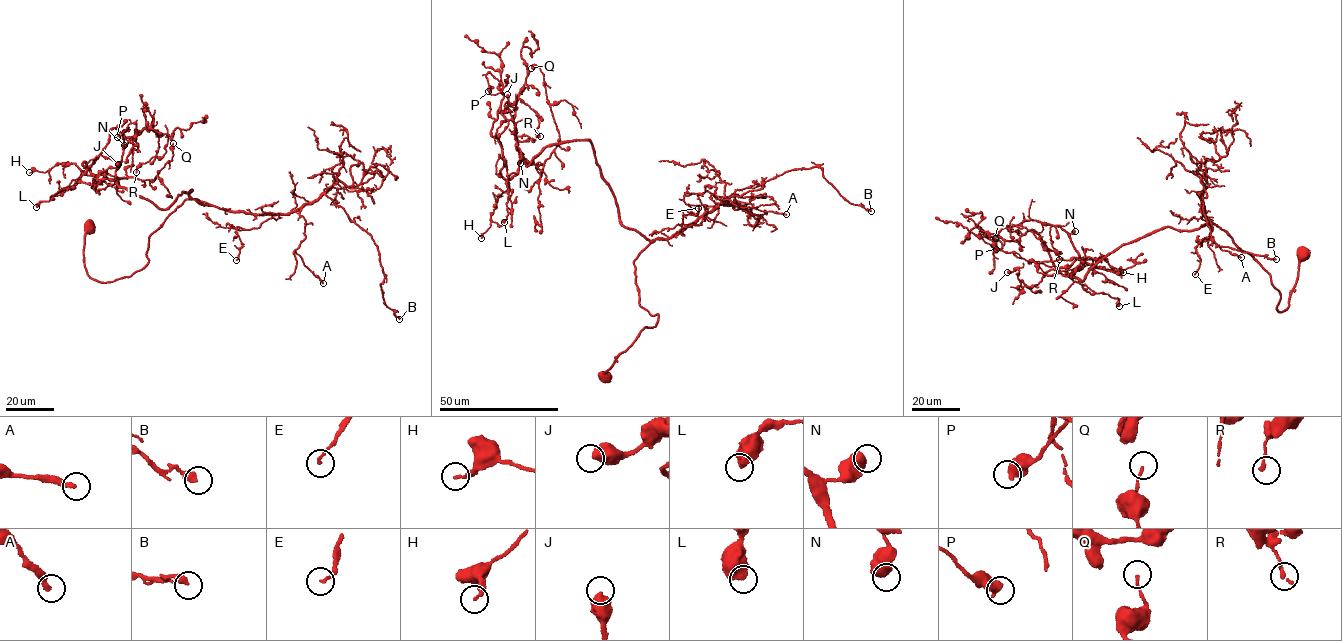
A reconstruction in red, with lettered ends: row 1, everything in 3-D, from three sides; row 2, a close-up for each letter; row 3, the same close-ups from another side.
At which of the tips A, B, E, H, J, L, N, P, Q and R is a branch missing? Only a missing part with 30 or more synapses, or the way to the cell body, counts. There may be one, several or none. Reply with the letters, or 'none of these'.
A

